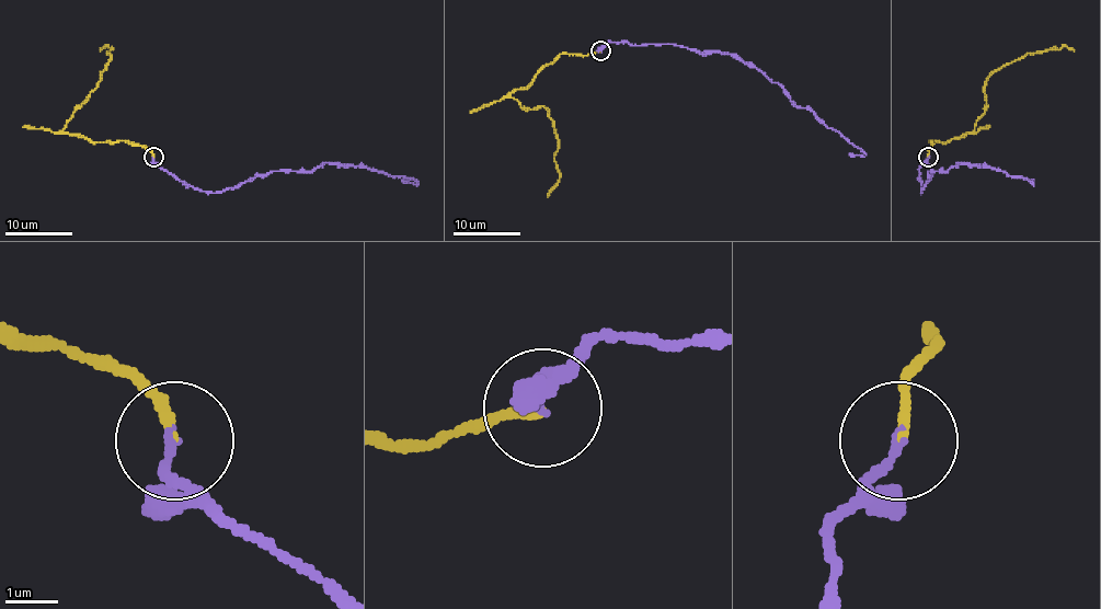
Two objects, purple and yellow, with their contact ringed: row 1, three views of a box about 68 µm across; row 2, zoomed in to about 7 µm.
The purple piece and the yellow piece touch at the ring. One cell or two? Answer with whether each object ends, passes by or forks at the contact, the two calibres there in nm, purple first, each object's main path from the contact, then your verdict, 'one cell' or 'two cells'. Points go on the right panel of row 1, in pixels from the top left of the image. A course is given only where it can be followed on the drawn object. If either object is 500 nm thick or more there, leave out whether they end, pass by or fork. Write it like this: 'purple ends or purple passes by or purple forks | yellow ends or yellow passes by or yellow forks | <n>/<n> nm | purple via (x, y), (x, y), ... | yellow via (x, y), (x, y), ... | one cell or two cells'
purple ends | yellow ends | 180/170 nm | purple via (927, 157), (919, 168), (920, 193), (930, 171), (948, 171), (960, 162), (983, 164), (1032, 183), (1030, 179) | yellow via (927, 157), (930, 140), (971, 131), (995, 71), (1029, 53), (1074, 52) | one cell

